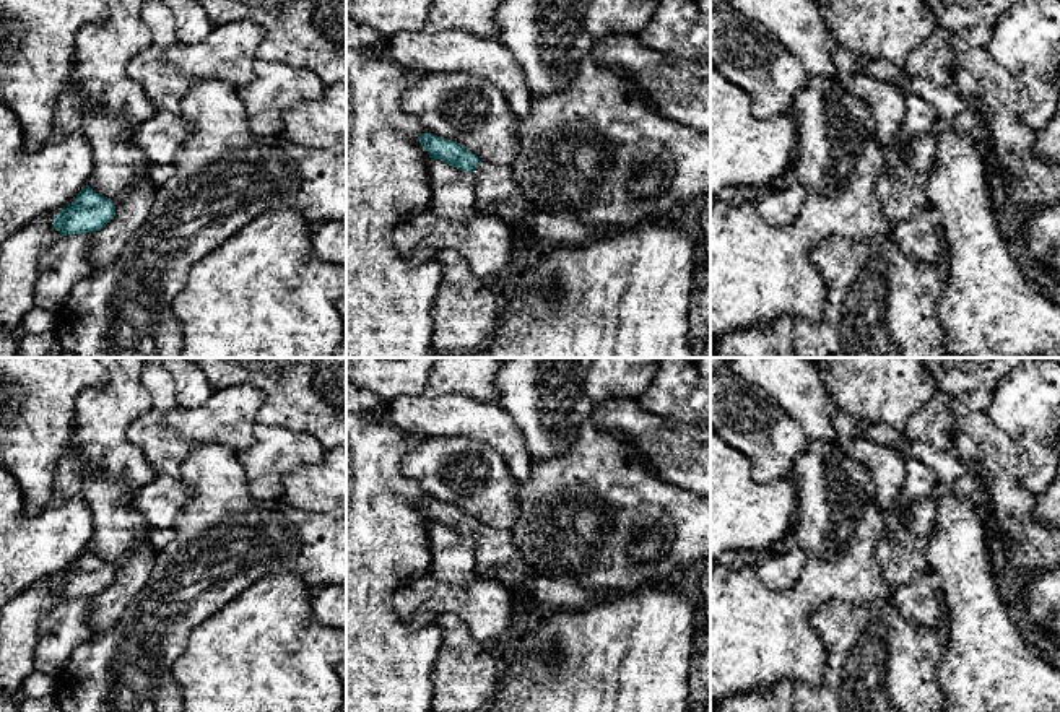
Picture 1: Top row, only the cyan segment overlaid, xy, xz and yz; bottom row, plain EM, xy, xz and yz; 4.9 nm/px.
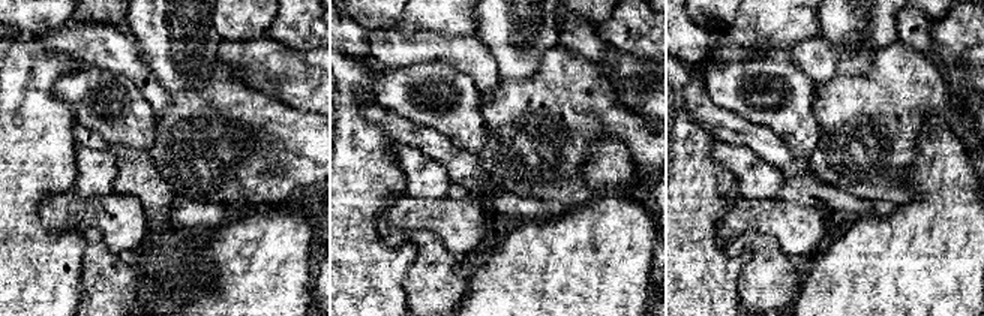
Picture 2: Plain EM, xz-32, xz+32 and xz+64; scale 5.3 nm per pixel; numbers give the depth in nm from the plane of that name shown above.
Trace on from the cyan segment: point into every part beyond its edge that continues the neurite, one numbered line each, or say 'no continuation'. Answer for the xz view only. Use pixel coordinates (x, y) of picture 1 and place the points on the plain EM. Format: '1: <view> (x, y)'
1: xz (496, 553)

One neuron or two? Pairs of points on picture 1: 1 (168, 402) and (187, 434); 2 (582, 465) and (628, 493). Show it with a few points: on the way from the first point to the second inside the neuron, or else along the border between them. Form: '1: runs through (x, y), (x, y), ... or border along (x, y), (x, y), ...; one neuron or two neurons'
1: border along (178, 405), (168, 410), (152, 410); two neurons
2: runs through (594, 477), (610, 493), (616, 493); one neuron

